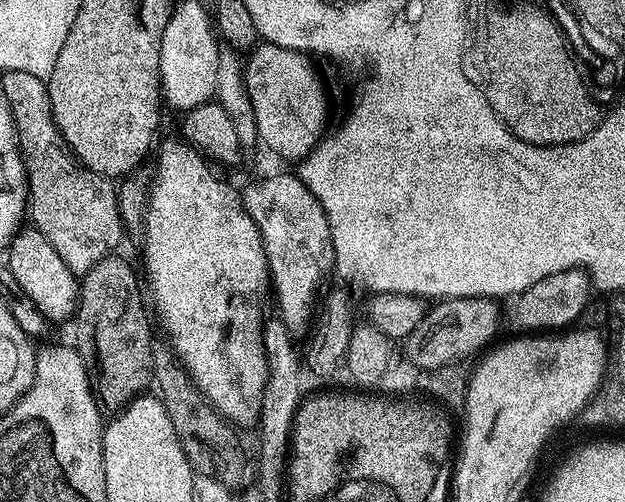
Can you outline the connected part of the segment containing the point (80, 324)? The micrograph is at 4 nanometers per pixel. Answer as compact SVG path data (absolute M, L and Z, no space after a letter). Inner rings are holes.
M109 254L101 258L98 262L94 262L94 266L90 266L90 270L83 273L80 285L80 299L76 306L76 314L74 317L74 325L76 324L76 341L75 347L78 349L80 356L84 359L84 365L88 367L88 380L92 383L92 391L103 411L108 414L119 414L128 407L138 396L145 391L147 384L153 383L154 377L152 374L152 346L154 337L152 337L152 328L148 325L148 316L150 320L150 312L146 307L146 300L140 297L140 288L142 292L142 284L136 281L136 272L117 254Z

